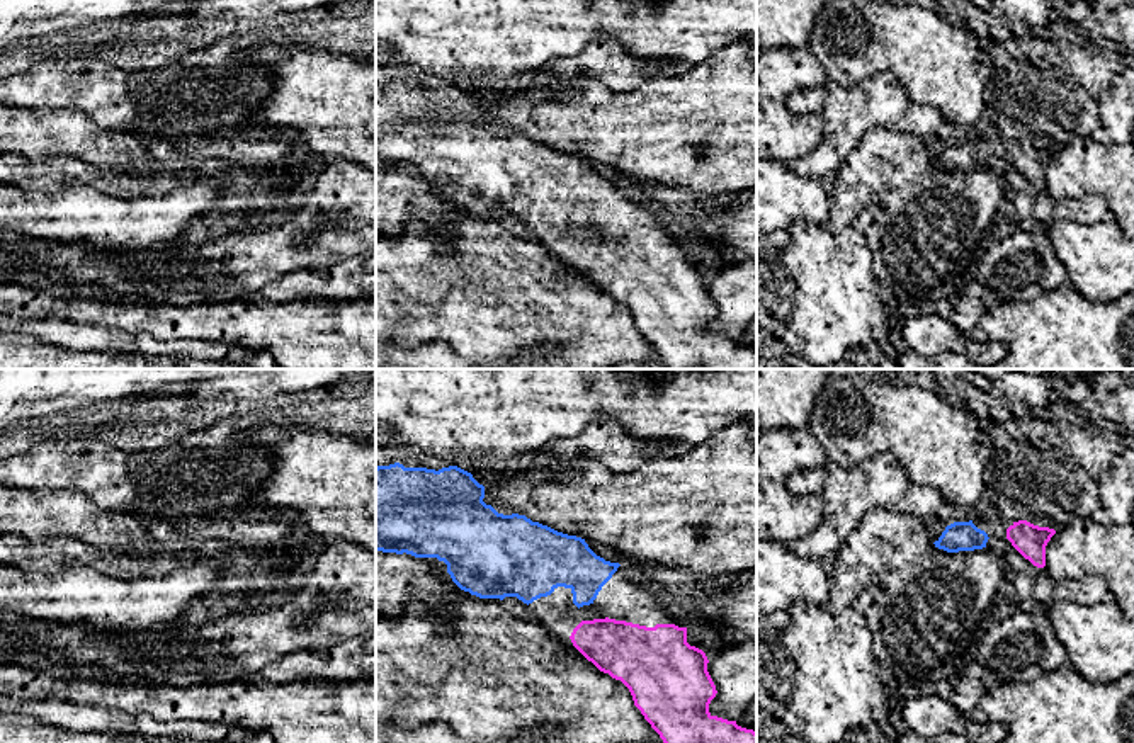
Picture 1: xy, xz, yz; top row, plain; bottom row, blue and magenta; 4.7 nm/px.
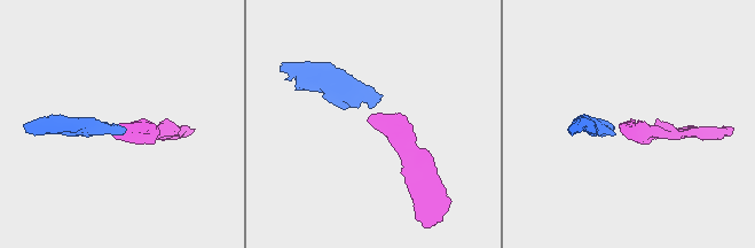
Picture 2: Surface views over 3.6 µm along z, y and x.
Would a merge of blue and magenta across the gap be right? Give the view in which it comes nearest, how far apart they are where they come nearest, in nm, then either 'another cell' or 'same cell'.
xz | 70 nm | same cell

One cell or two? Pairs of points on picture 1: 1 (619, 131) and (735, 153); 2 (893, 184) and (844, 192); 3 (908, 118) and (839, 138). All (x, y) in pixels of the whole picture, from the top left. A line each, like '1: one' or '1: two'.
1: one
2: one
3: one

